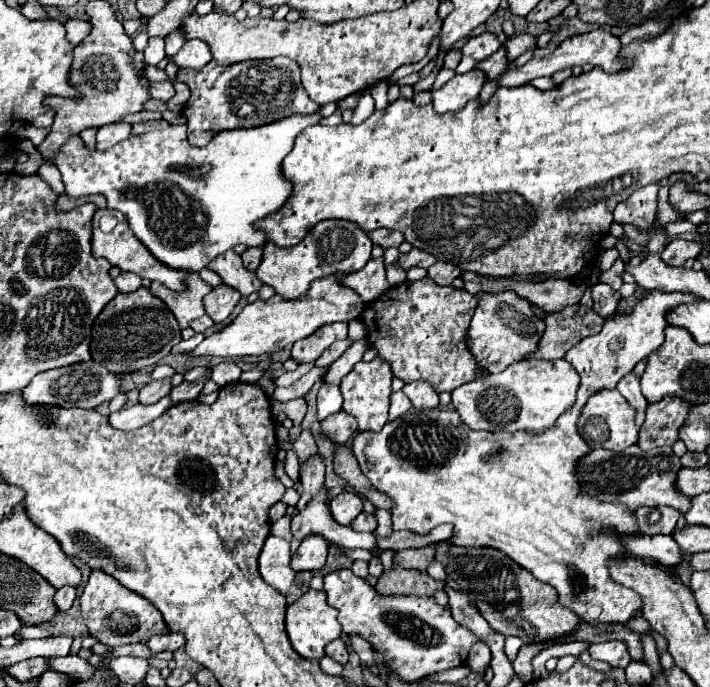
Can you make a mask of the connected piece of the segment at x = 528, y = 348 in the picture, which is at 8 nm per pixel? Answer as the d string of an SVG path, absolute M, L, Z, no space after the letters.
M501 292L501 294L477 294L479 308L469 324L465 342L477 366L487 374L497 374L505 370L509 364L525 360L533 354L539 346L539 340L545 332L545 322L533 312L531 304L519 298L515 292Z

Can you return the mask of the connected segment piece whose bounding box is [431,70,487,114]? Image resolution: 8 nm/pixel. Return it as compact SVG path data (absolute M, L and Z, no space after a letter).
M471 70L467 74L455 74L443 88L433 90L433 108L435 112L453 112L463 108L469 100L475 100L485 84L485 74L481 70Z

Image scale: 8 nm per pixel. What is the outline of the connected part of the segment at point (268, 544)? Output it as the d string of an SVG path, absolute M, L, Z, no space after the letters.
M271 534L265 540L265 546L259 556L259 572L269 586L277 588L283 594L287 594L289 586L295 580L295 572L289 566L289 560L291 560L289 542Z

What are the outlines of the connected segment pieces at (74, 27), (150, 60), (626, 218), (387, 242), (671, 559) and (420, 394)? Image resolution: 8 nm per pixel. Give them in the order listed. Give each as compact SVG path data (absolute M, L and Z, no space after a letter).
M67 20L65 22L67 28L67 36L69 40L77 46L89 32L91 32L91 24L87 20Z
M157 36L157 38L149 38L147 48L145 48L145 62L151 66L157 66L163 58L165 58L165 38Z
M649 184L633 192L629 200L621 202L615 208L615 222L633 224L639 226L639 230L649 230L657 214L657 188L657 184Z
M373 230L373 232L367 232L367 236L373 240L373 244L381 248L391 248L391 246L397 248L403 242L403 232L399 230Z
M639 536L639 538L625 538L623 542L629 548L629 552L637 556L651 556L667 566L681 564L685 556L671 536Z
M411 382L403 386L415 408L435 408L439 404L439 392L429 382Z

